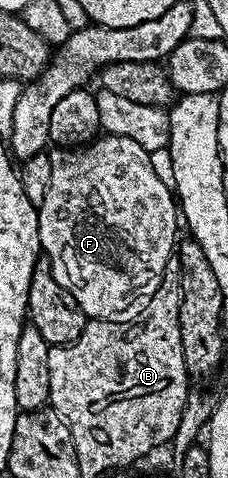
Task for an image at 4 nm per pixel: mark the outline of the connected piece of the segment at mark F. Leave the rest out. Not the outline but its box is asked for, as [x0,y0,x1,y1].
[37,135,180,319]

